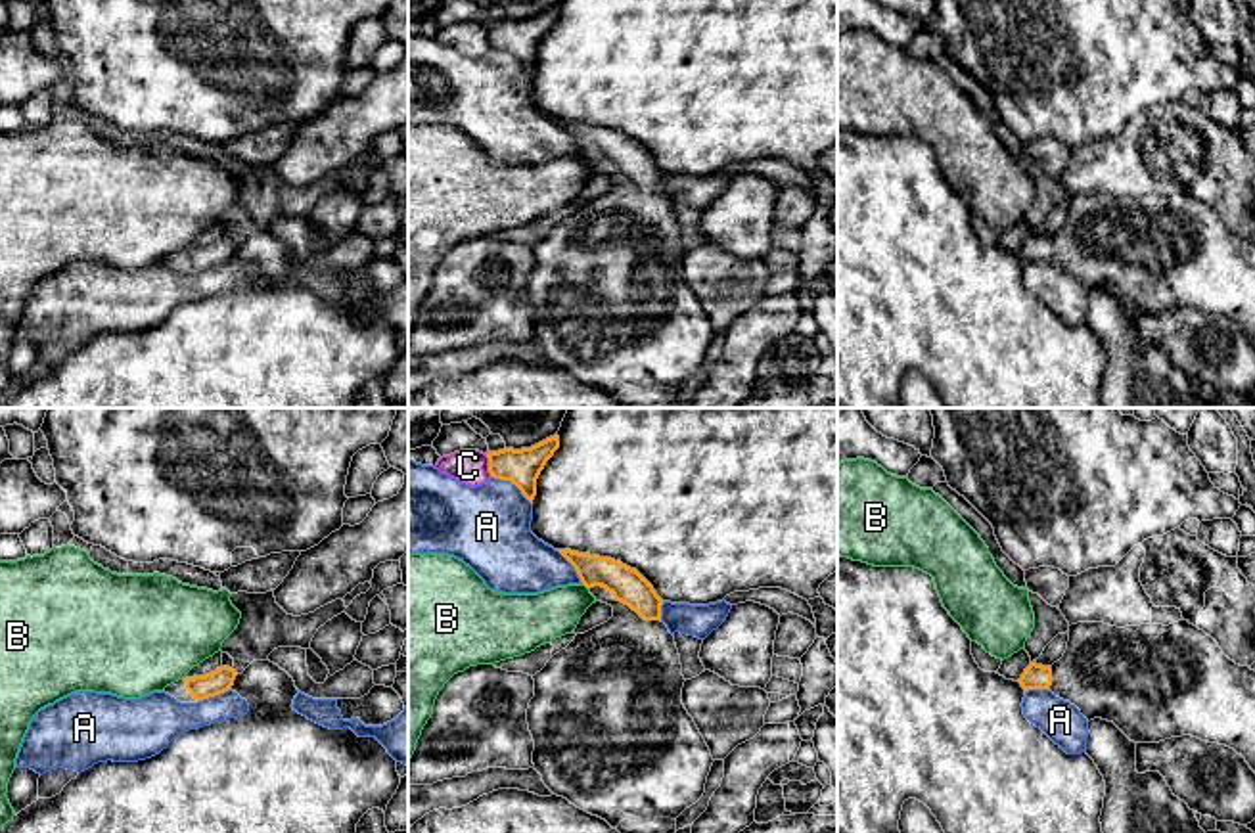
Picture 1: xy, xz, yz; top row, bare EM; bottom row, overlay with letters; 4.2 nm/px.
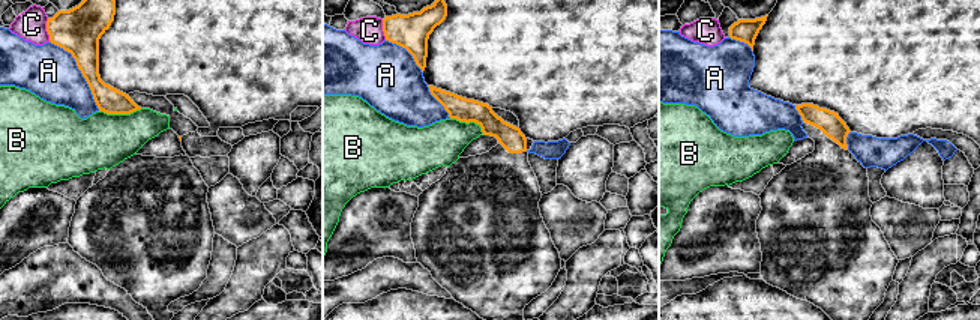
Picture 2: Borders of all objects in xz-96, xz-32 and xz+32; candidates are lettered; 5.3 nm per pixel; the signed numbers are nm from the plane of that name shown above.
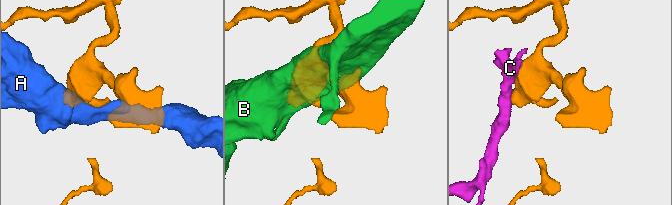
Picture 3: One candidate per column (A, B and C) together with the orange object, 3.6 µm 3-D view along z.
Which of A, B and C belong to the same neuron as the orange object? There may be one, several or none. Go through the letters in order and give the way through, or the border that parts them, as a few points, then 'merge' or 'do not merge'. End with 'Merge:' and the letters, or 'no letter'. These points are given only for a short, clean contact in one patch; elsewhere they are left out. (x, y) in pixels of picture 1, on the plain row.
A: do not merge
B: do not merge
C: do not merge
Merge: no letter

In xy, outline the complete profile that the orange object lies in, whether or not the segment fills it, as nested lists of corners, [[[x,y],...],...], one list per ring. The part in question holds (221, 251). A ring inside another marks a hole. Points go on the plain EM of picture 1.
[[[220,237],[211,245],[182,249],[163,262],[180,274],[197,274],[228,262],[234,257],[238,243],[230,237]]]

